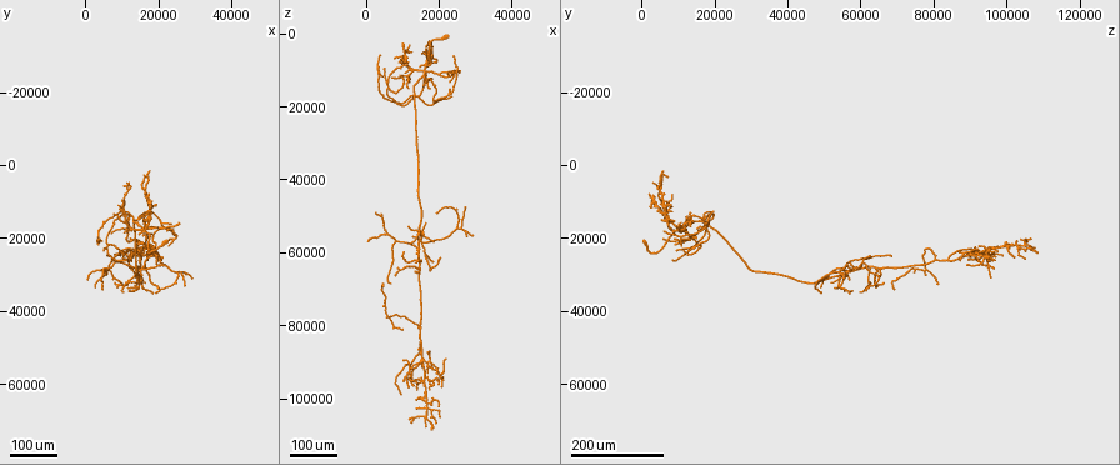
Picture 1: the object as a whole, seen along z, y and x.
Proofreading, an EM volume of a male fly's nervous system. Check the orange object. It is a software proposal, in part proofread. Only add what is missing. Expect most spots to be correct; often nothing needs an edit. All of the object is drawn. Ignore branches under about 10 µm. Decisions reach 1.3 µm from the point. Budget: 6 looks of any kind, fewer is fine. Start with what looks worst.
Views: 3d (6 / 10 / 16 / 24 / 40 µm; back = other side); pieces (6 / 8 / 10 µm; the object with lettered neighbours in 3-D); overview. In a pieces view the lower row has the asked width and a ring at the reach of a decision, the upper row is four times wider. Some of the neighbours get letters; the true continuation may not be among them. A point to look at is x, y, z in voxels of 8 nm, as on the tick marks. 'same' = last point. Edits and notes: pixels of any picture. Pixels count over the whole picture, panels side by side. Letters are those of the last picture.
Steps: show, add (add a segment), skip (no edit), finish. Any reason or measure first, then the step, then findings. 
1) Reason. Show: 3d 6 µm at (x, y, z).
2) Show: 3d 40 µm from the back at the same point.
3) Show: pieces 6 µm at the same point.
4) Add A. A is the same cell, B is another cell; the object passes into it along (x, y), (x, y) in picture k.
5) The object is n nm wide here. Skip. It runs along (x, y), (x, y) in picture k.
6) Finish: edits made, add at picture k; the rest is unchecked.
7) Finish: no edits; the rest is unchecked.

Long arm stops here. Show: 3d 24 µm at (19000, 17000, 8000).

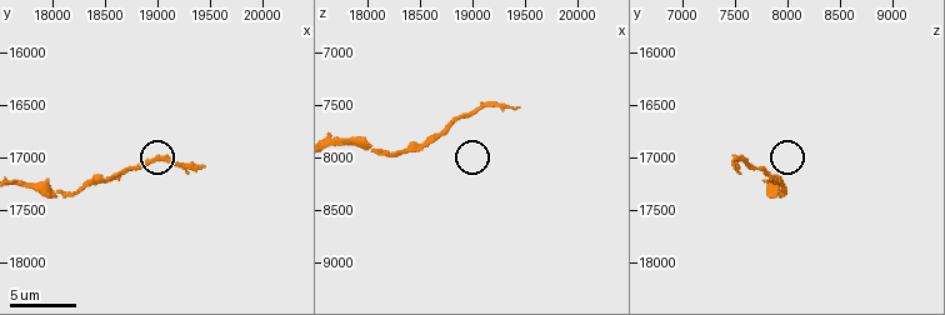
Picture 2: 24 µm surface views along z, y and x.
What lies round it. Show: pieces 10 µm at (19440, 17100, 7540).

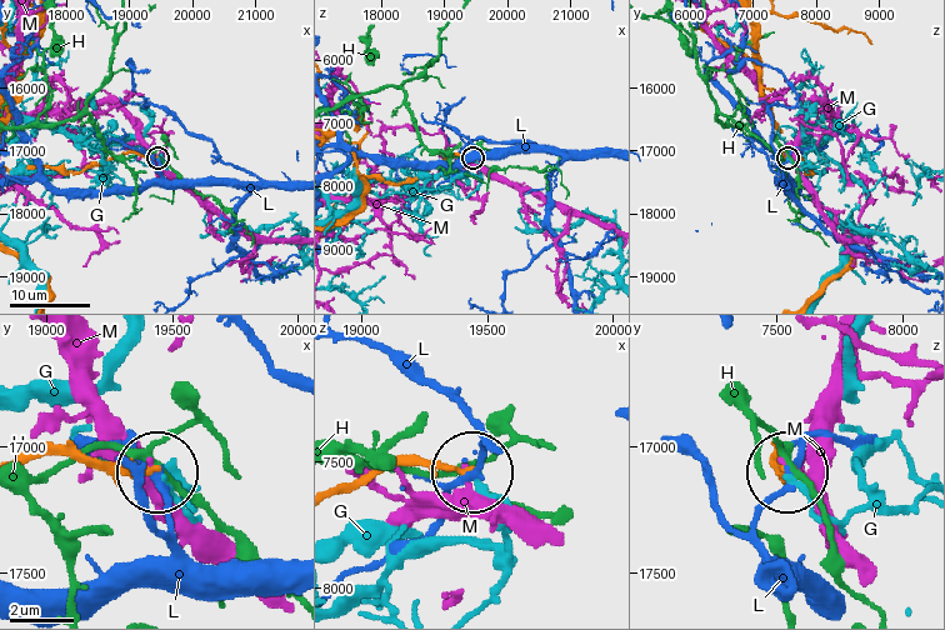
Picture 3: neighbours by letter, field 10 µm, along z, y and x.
The object is 170 nm wide here. Skip. G, H, L and M are other cells; it runs along (339, 494), (404, 461), (466, 470) in picture 3; none of them fits.

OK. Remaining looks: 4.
Thin end. Show: 3d 24 µm at (11000, 21000, 15000).

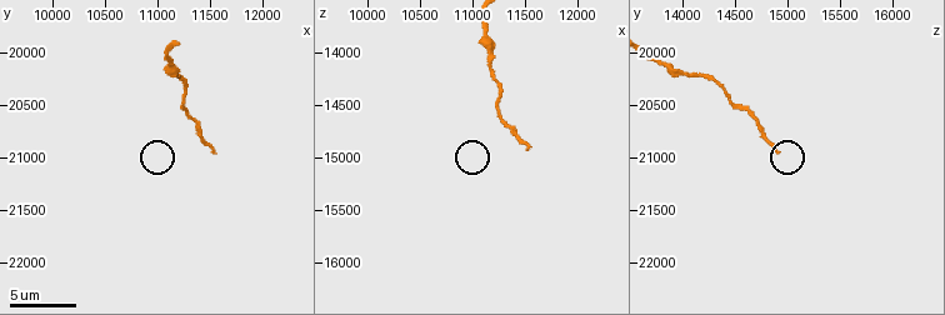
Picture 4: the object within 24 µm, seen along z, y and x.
What lies round it. Show: pieces 6 µm at (11520, 20940, 14900).

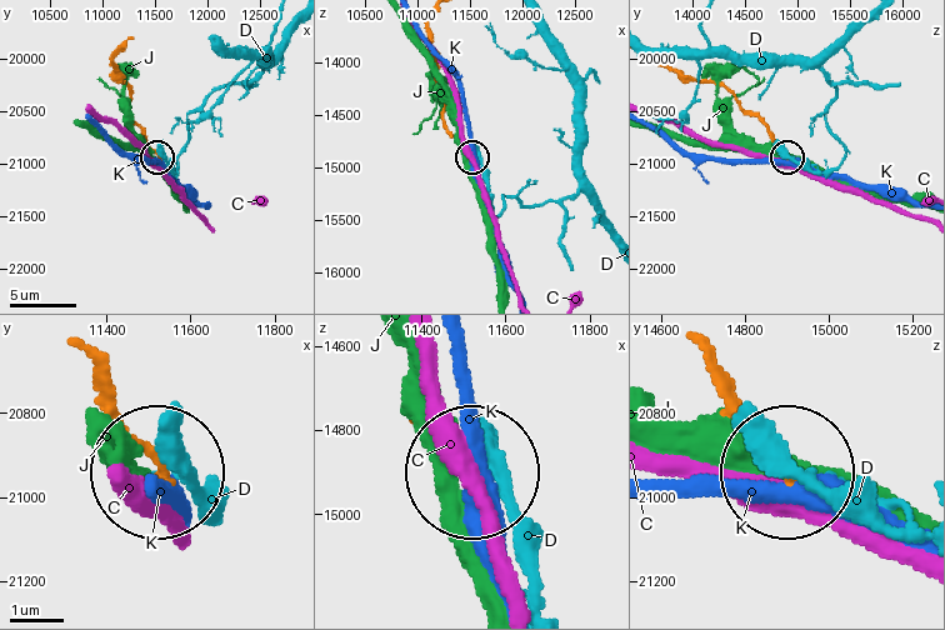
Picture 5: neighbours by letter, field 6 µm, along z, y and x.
Skip. C, D, J and K are other cells; it runs along (104, 385), (109, 411), (154, 461) in picture 5; none of them fits.

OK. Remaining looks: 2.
Branch stops here. Show: 3d 40 µm at (13000, 30000, 96000).

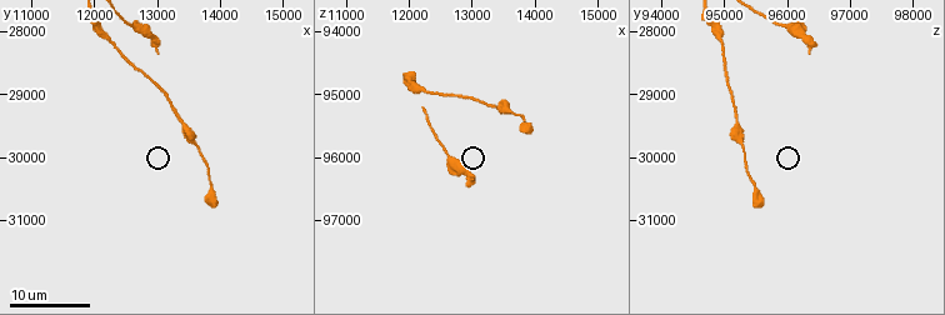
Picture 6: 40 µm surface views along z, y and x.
Show: pieces 10 µm at (13900, 30750, 95550).

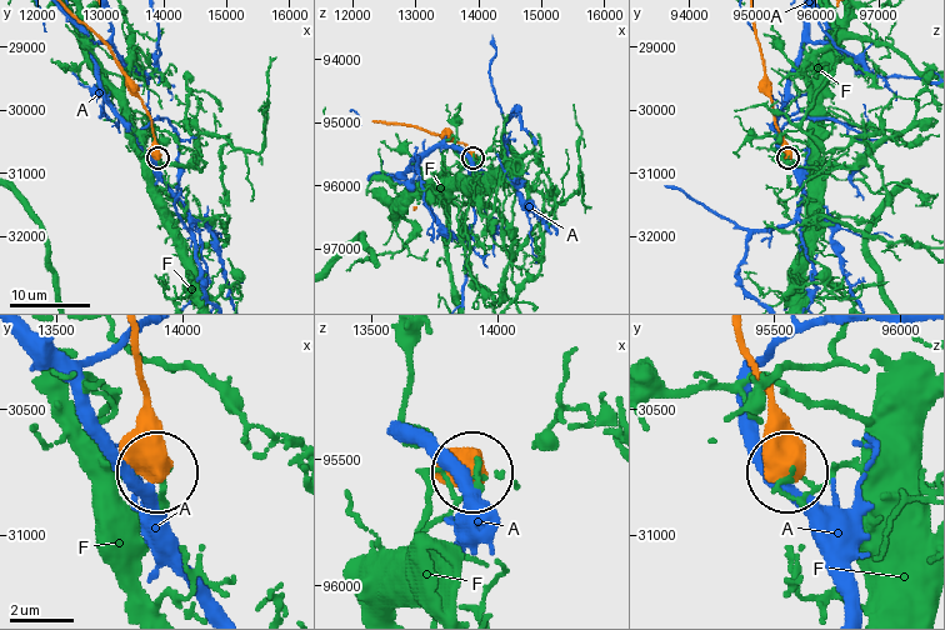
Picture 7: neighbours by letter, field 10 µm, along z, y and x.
The object is 690 nm wide here. Skip. A and F are other cells; it runs along (100, 39), (150, 119), (155, 156) in picture 7; none of them fits.

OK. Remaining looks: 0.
Finish: no edits; the rest is unchecked.

